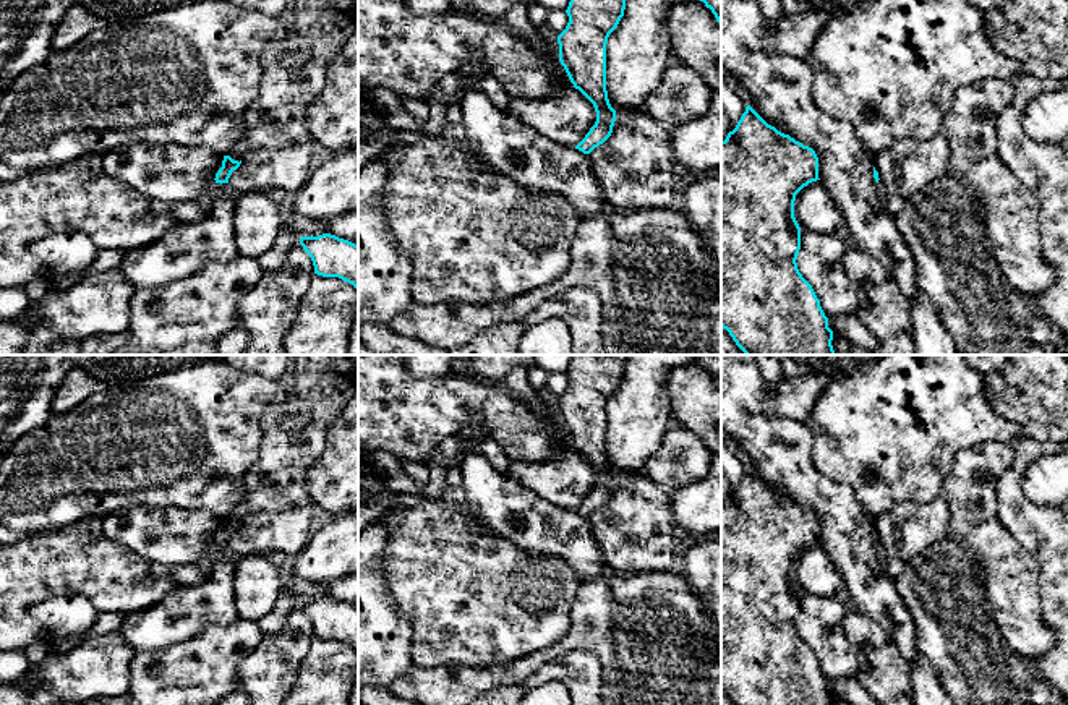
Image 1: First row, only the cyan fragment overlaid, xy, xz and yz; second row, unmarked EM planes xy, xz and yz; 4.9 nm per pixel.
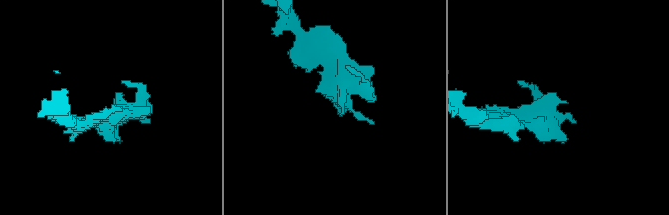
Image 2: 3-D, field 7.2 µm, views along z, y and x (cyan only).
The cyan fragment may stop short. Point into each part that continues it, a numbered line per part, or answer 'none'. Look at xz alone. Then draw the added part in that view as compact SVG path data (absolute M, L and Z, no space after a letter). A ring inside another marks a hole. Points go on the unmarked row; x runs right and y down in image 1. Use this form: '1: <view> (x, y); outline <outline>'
none

